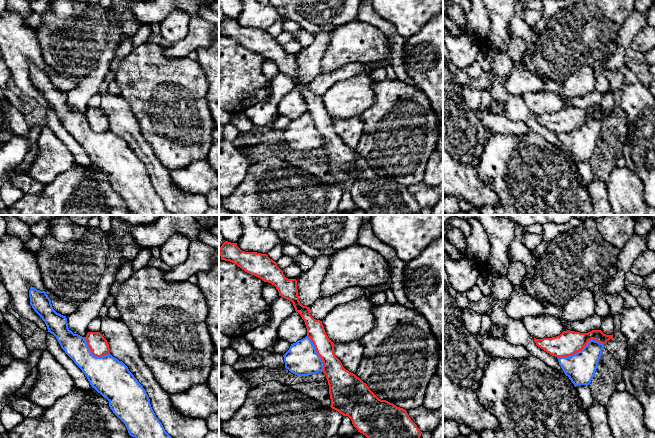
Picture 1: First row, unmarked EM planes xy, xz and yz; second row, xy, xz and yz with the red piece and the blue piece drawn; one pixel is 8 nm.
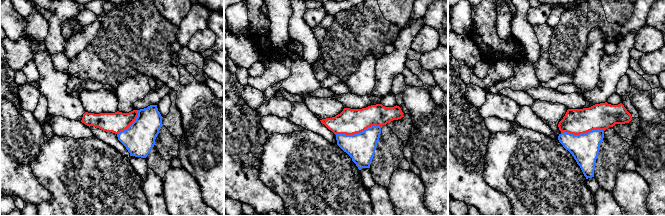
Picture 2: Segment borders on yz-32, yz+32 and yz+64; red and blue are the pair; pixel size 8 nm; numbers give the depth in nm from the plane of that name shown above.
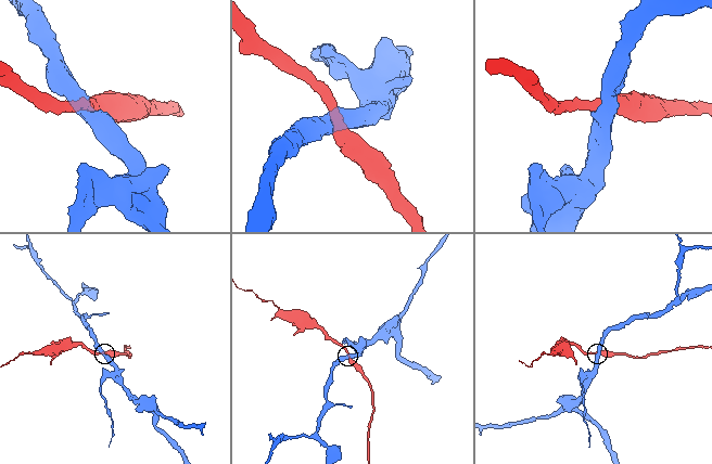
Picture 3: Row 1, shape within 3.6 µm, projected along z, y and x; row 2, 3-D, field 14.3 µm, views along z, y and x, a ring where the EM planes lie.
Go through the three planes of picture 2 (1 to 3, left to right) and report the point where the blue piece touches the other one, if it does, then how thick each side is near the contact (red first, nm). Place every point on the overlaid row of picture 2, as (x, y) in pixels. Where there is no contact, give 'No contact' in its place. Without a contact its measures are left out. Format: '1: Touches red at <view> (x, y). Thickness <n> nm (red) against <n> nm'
1: Touches red at yz-32 (130, 124). Thickness 160 nm (red) against 260 nm
2: Touches red at yz+32 (358, 132). Thickness 200 nm (red) against 220 nm
3: Touches red at yz+64 (582, 133). Thickness 220 nm (red) against 220 nm

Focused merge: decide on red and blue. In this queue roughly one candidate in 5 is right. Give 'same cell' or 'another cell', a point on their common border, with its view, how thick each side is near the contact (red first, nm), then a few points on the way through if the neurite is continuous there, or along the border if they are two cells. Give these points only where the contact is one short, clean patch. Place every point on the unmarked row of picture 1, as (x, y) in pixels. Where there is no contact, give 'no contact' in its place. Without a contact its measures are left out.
another cell; contact yz (580, 126); calibres 200 and 240 nm

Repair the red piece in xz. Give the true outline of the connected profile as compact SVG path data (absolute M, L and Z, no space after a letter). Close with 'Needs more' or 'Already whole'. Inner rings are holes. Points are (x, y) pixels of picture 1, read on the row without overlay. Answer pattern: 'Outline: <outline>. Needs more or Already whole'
Outline: M225 17L219 24L219 31L221 36L230 37L245 48L262 55L264 58L271 59L278 66L279 72L293 79L295 87L301 91L305 98L307 112L313 118L317 130L323 137L322 148L326 151L328 157L331 175L330 183L332 185L343 192L348 192L358 208L368 215L420 215L422 208L411 196L405 185L379 175L366 159L343 143L341 137L334 130L334 120L328 114L322 97L314 95L310 90L310 83L303 82L300 79L296 55L286 54L277 39L270 35L267 30L242 27L237 19Z. Already whole

